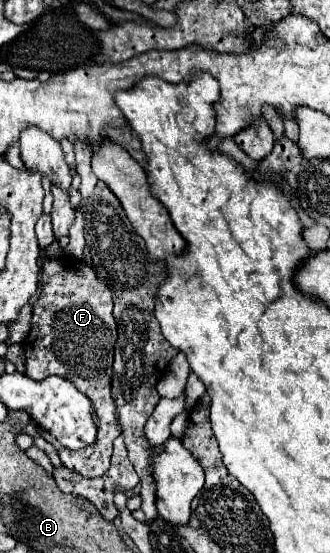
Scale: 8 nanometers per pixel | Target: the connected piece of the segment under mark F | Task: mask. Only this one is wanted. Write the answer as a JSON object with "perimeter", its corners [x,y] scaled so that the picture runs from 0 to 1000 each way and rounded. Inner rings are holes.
{"perimeter":[[[206,461],[182,468],[127,468],[127,530],[97,562],[91,602],[67,620],[79,642],[79,678],[103,689],[127,689],[152,678],[224,689],[230,703],[261,711],[285,729],[297,750],[297,794],[242,816],[212,816],[188,808],[145,779],[115,776],[115,783],[170,808],[194,844],[273,866],[327,852],[339,797],[364,787],[364,761],[352,761],[352,732],[333,711],[352,620],[352,580],[339,555],[339,526],[291,501],[261,472]]]}

